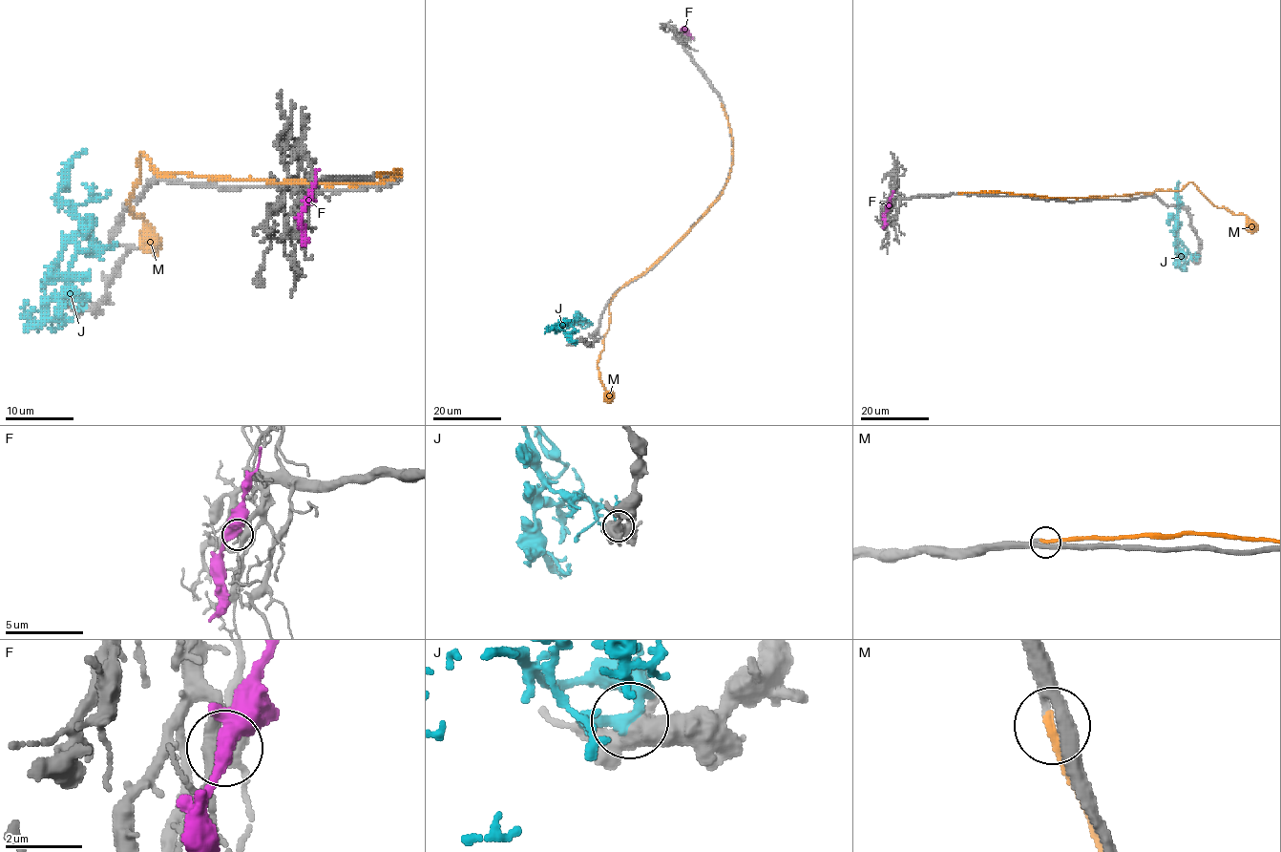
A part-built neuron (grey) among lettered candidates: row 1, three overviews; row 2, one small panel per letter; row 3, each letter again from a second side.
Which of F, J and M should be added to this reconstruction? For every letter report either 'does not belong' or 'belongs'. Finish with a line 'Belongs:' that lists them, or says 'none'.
F: does not belong
J: does not belong
M: belongs
Belongs: M

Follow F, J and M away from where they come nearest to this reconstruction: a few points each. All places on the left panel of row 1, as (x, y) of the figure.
F: (304, 206), (318, 169)
J: (81, 308), (52, 296), (67, 288), (74, 254), (69, 237), (88, 232), (59, 196), (64, 169), (84, 148)
M: (378, 176), (400, 172), (352, 184), (160, 176), (141, 153), (127, 203), (155, 254)

